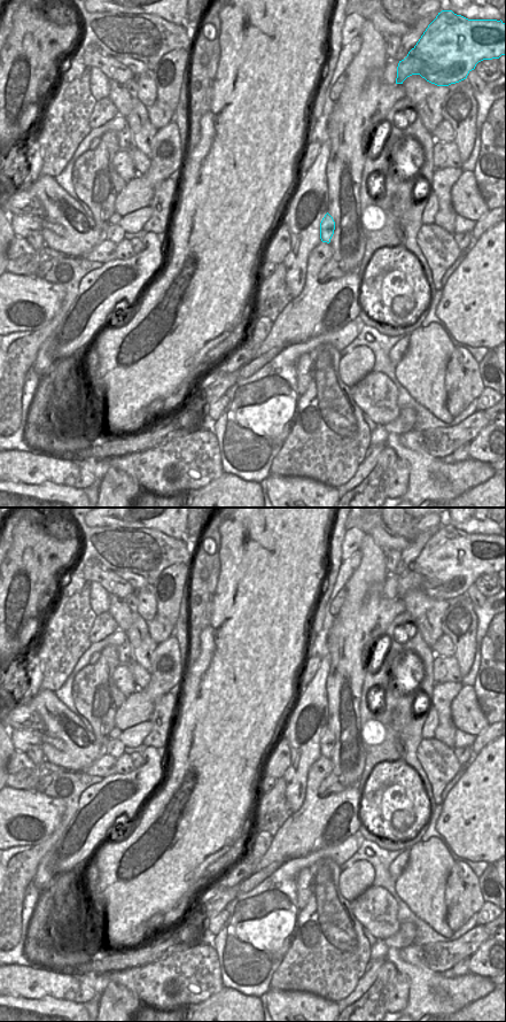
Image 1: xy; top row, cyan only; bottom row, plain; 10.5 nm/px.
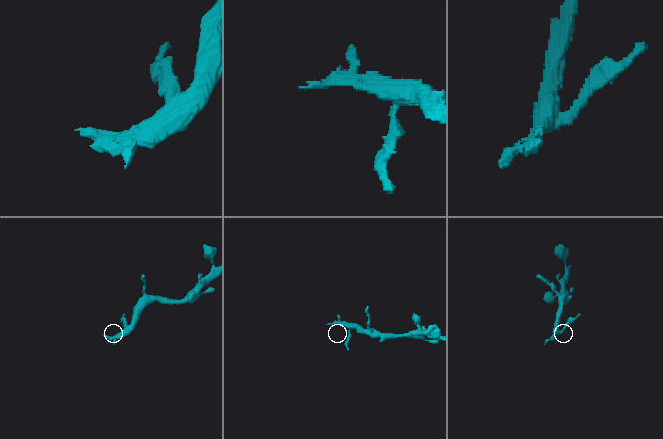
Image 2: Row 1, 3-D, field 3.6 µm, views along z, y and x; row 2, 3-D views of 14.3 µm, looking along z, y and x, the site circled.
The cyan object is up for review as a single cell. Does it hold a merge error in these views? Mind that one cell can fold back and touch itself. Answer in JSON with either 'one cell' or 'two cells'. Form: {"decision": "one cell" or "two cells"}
{"decision": "two cells"}

